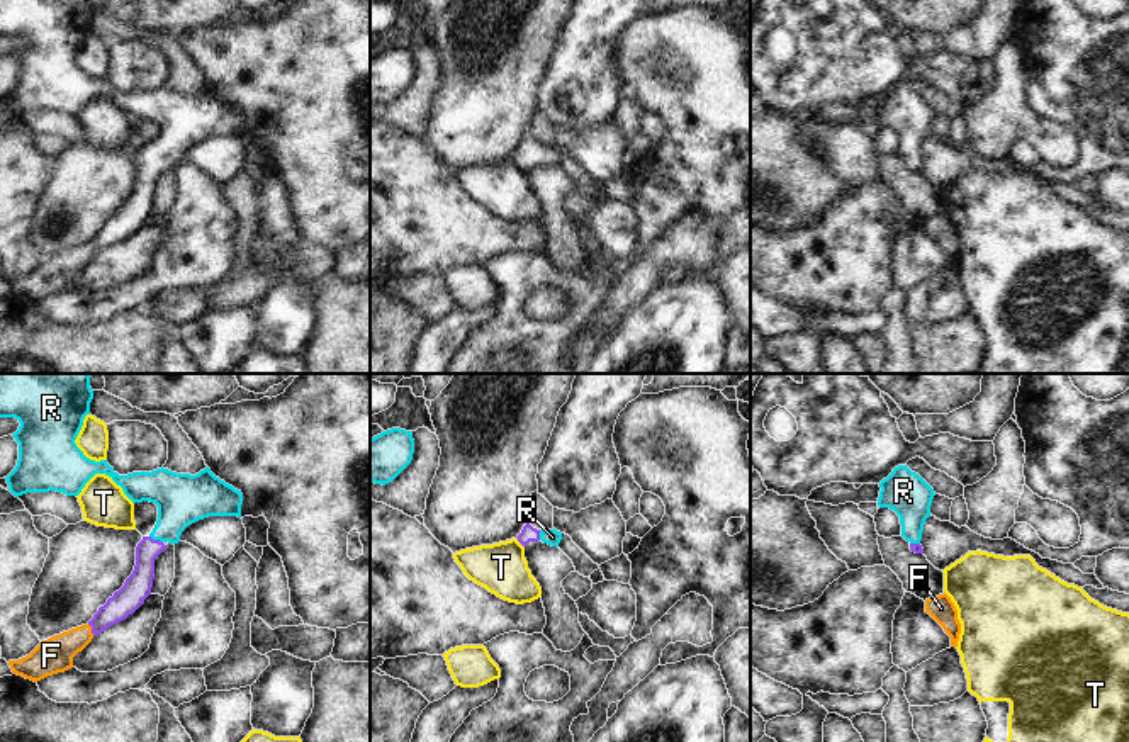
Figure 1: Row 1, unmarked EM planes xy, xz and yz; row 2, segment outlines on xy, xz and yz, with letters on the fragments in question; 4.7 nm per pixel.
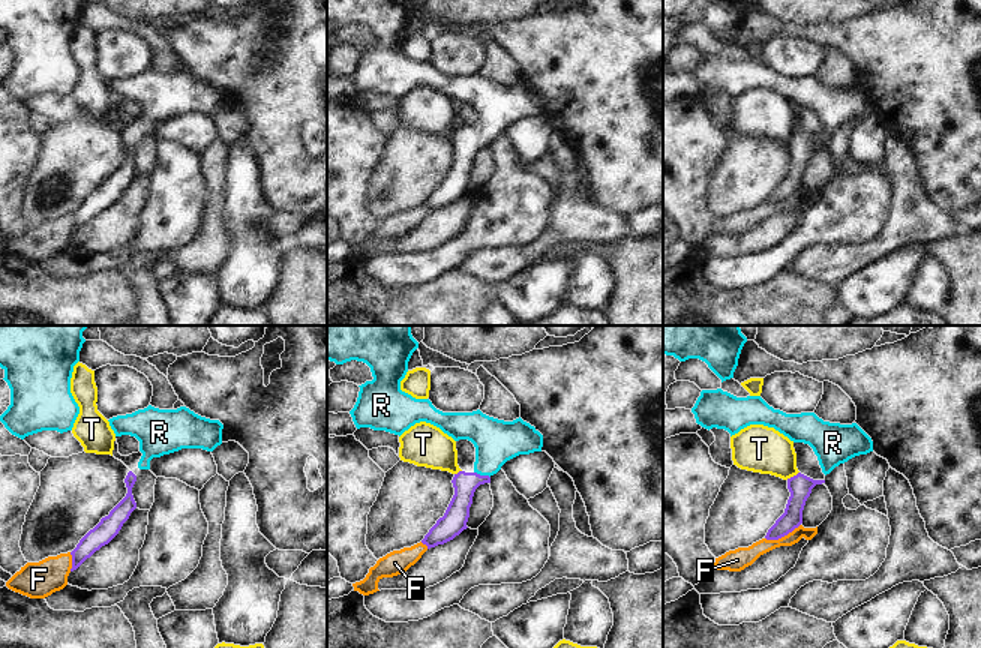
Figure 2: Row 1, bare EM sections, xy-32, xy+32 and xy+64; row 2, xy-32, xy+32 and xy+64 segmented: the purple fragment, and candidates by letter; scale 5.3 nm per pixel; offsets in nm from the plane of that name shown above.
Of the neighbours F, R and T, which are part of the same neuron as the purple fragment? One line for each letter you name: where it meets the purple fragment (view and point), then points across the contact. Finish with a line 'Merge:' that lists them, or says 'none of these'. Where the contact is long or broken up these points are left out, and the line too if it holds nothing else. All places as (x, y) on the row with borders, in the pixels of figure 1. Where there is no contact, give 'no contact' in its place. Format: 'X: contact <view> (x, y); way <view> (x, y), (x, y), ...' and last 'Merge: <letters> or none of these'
R: contact xy (157, 540); way xy (138, 586), (145, 554), (157, 540), (172, 522), (182, 500)
Merge: R

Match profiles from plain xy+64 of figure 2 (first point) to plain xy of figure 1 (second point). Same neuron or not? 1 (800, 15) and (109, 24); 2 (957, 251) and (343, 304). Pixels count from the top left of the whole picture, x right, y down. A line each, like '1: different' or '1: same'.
1: different
2: same

